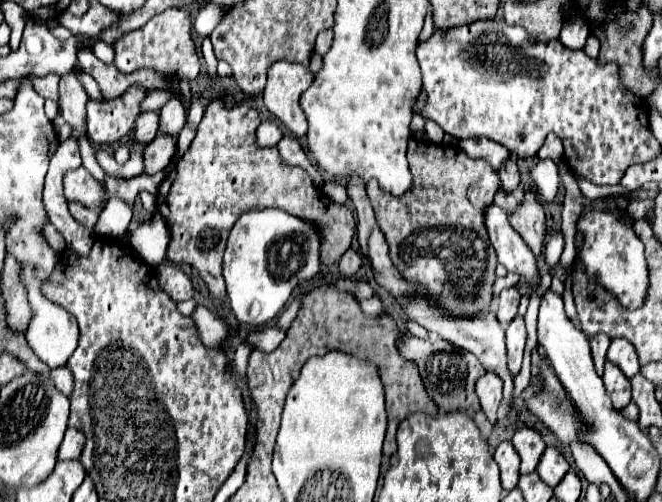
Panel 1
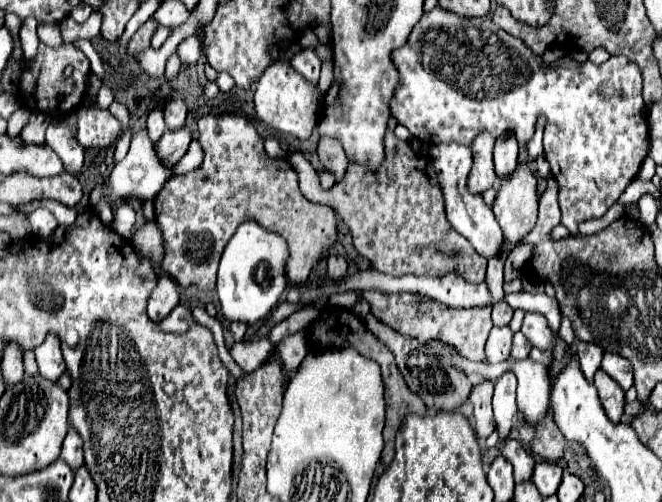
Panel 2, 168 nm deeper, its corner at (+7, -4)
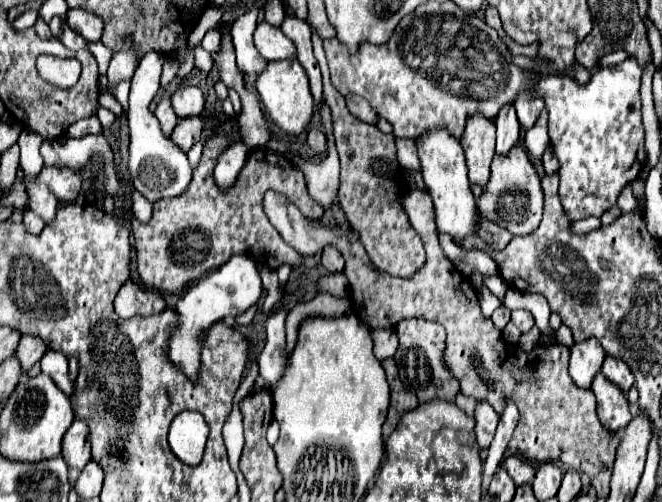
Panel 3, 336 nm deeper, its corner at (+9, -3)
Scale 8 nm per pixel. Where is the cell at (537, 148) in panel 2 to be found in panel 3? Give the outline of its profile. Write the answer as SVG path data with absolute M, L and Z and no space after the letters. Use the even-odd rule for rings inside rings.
M520 92L514 100L514 108L518 112L518 120L524 128L532 128L540 112L544 110L544 100L540 96L532 96L528 92Z

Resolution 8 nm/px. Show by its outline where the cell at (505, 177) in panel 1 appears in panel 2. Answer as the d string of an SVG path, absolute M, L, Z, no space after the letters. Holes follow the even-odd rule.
M498 137L494 145L494 167L500 179L506 179L518 167L518 143L510 137Z

